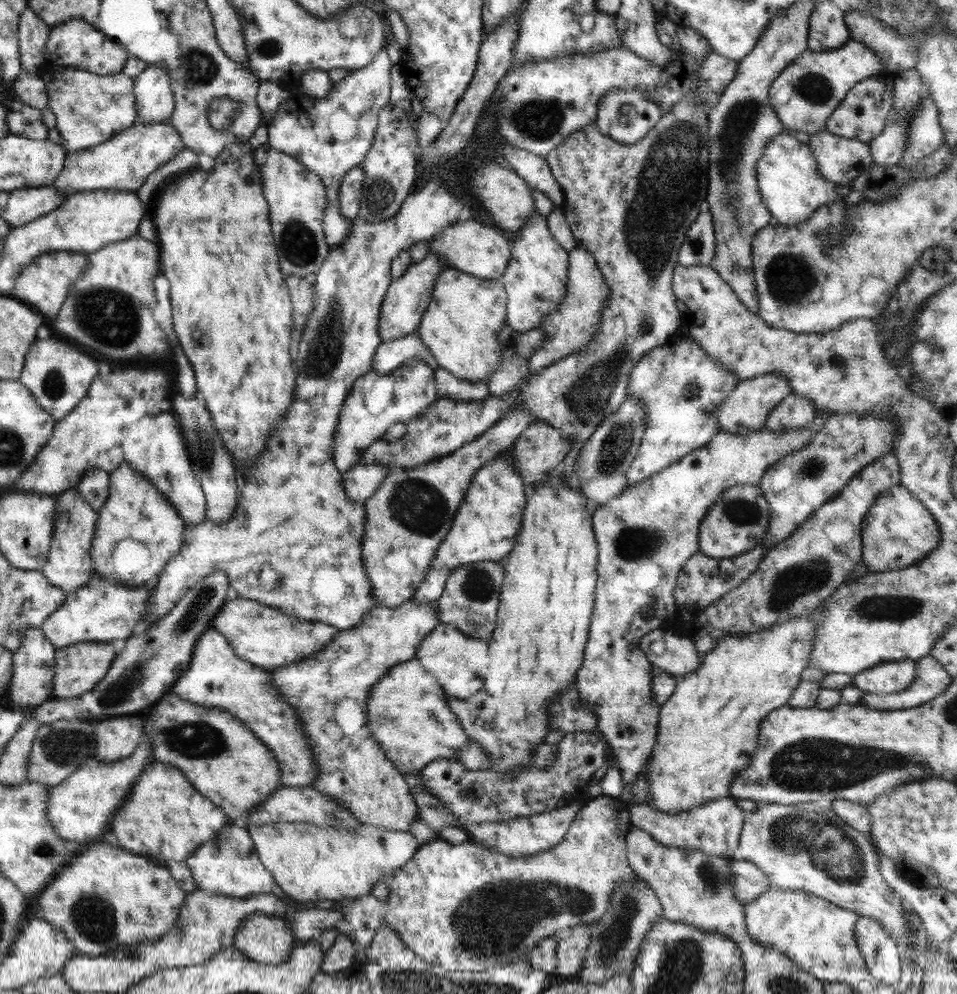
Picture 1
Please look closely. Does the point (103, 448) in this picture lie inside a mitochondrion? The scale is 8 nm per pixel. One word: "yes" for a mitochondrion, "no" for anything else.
no

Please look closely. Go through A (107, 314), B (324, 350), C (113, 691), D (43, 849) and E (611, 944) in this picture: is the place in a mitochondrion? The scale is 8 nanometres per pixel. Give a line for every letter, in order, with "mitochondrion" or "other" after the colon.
A: mitochondrion
B: mitochondrion
C: mitochondrion
D: mitochondrion
E: mitochondrion

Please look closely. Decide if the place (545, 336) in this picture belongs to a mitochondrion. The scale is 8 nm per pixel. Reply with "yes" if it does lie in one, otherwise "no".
no

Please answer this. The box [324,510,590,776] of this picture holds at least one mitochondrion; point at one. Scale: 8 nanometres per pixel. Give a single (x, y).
(477, 585)

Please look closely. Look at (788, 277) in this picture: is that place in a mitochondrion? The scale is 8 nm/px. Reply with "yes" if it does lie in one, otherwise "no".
yes

